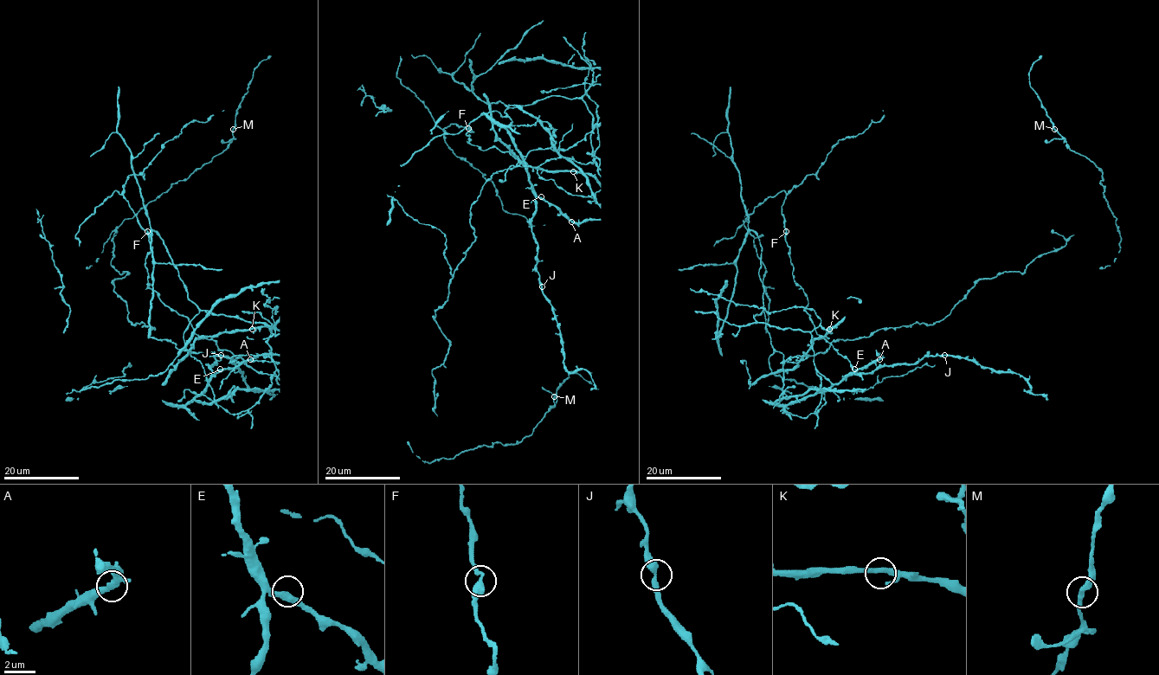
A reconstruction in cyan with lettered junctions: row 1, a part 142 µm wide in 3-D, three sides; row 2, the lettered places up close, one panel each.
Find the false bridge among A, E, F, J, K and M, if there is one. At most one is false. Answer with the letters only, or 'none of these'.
none of these

